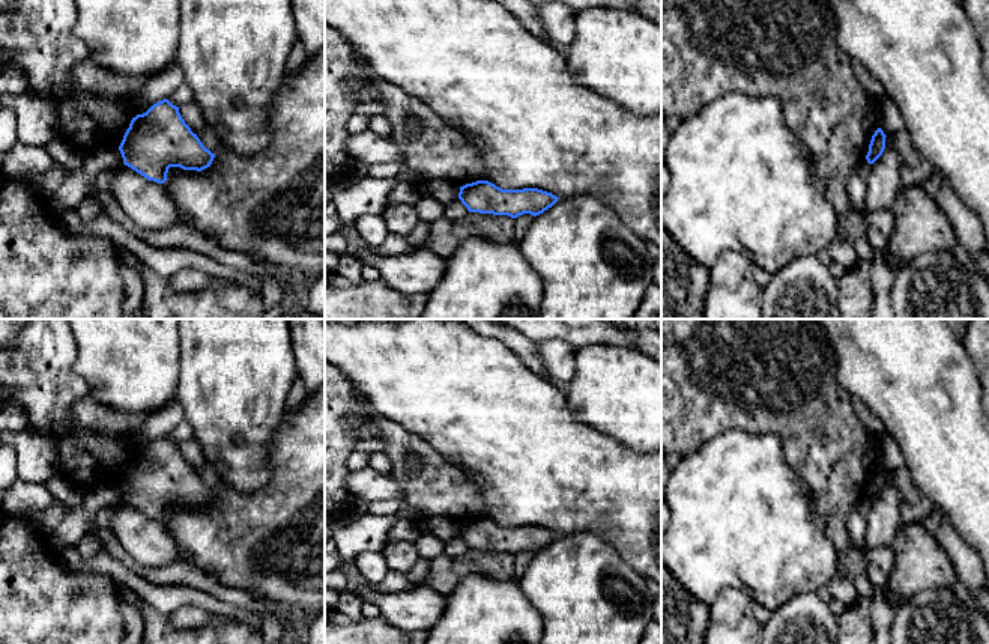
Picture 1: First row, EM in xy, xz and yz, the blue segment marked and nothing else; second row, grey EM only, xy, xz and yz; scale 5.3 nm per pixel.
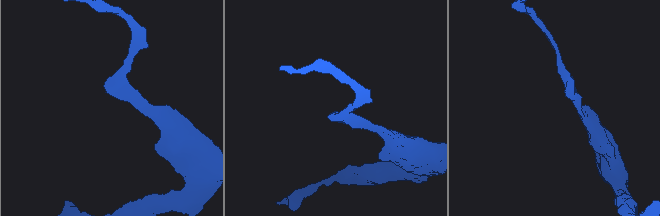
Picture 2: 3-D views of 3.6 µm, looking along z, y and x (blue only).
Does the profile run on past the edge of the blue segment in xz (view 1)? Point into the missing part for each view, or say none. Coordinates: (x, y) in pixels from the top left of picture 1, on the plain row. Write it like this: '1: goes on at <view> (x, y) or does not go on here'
1: does not go on here

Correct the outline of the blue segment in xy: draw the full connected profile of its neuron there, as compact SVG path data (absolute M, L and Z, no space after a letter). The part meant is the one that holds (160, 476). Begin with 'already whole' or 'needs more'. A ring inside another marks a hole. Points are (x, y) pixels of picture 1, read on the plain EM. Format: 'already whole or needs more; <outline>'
already whole; M168 436L132 454L119 488L125 503L158 521L167 518L170 504L201 509L215 495Z

